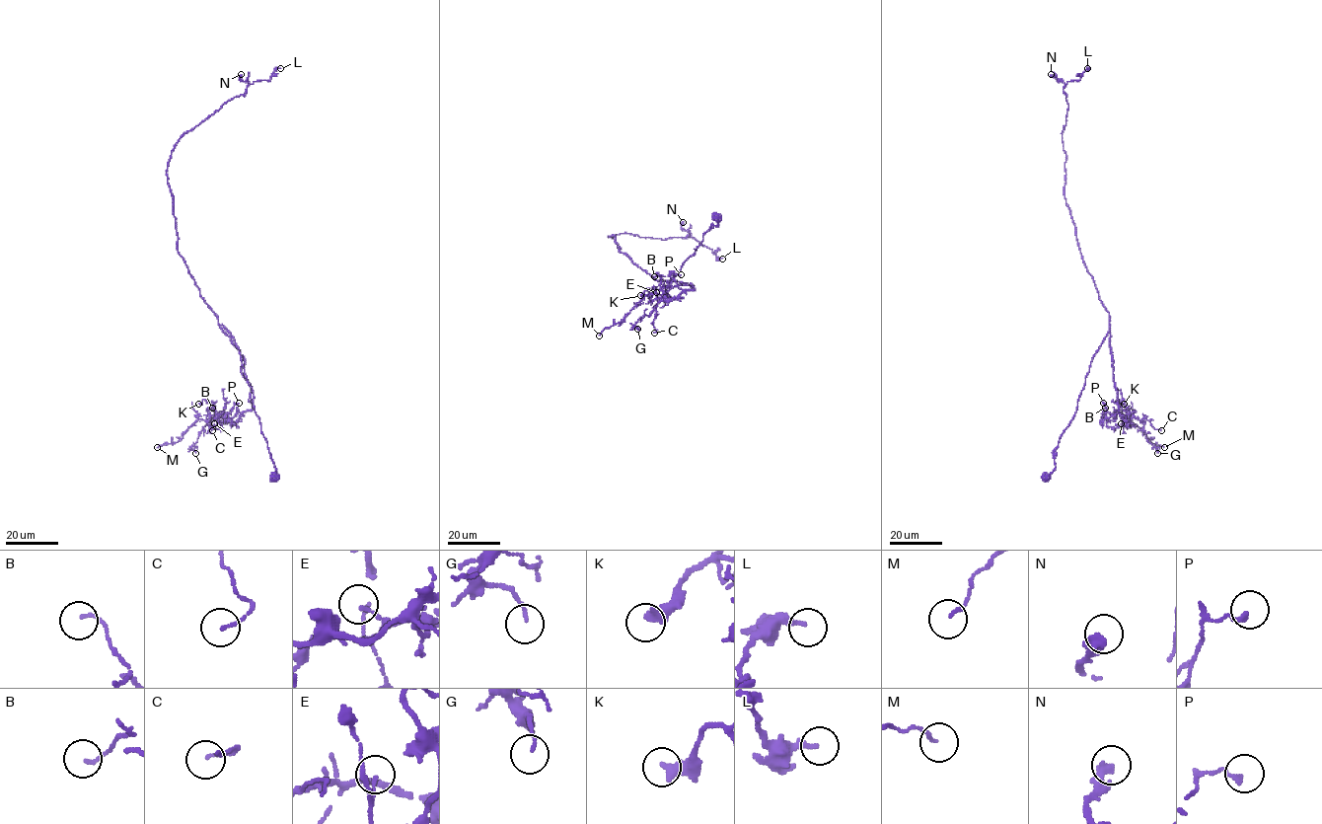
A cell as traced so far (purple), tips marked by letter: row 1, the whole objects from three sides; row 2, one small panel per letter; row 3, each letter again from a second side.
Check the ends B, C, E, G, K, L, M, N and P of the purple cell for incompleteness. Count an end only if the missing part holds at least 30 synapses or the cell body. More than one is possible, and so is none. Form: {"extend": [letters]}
{"extend": []}

